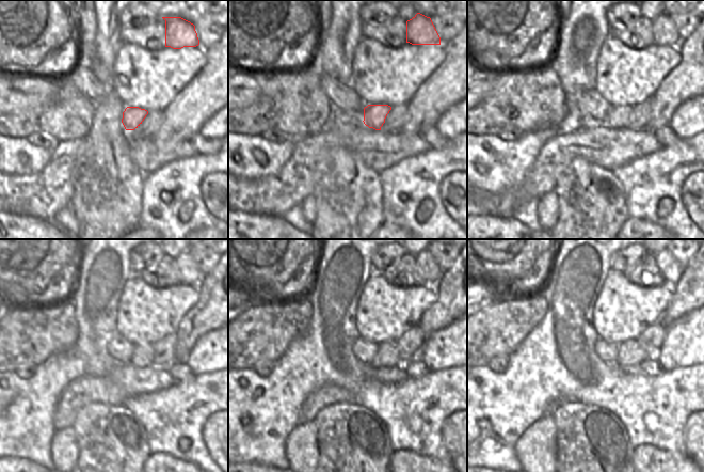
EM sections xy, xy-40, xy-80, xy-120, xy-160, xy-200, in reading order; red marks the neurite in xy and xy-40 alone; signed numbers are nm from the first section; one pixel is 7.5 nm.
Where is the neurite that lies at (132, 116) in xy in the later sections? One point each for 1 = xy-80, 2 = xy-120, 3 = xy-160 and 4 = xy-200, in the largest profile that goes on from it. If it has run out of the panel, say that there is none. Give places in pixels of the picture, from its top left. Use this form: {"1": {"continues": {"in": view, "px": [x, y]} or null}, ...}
{"1": {"continues": {"in": "xy-80", "px": [618, 116]}}, "2": {"continues": {"in": "xy-120", "px": [143, 354]}}, "3": {"continues": {"in": "xy-160", "px": [386, 356]}}, "4": {"continues": {"in": "xy-200", "px": [630, 352]}}}

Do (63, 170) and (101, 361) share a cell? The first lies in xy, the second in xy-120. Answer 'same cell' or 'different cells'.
different cells

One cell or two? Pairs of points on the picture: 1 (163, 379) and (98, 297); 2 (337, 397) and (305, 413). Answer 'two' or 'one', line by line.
1: two
2: one

